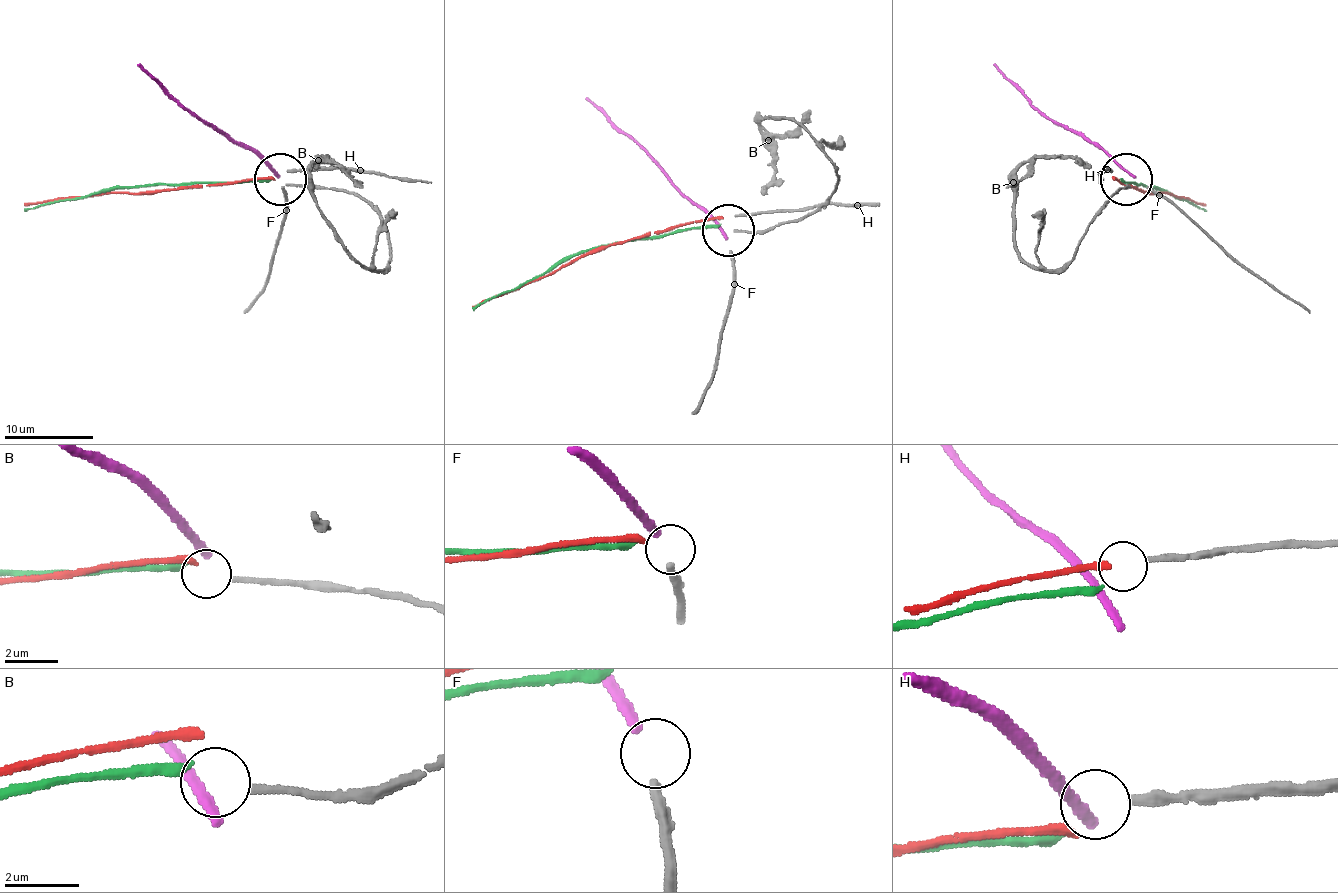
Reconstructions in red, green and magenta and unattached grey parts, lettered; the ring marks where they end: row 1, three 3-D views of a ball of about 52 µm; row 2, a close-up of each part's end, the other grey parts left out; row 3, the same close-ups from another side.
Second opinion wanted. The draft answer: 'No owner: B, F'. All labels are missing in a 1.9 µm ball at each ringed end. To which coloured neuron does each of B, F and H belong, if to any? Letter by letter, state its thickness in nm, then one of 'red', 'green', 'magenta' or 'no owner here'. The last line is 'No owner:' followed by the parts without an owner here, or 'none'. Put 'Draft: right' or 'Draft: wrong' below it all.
B: 200 nm | no owner here
F: 280 nm | magenta
H: 240 nm | no owner here
No owner: B, H
Draft: wrong

